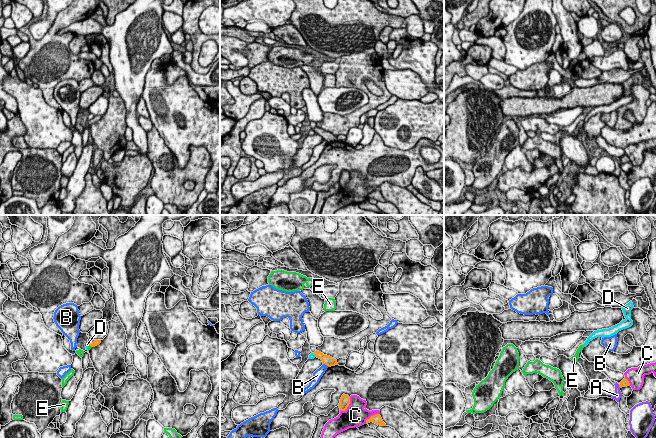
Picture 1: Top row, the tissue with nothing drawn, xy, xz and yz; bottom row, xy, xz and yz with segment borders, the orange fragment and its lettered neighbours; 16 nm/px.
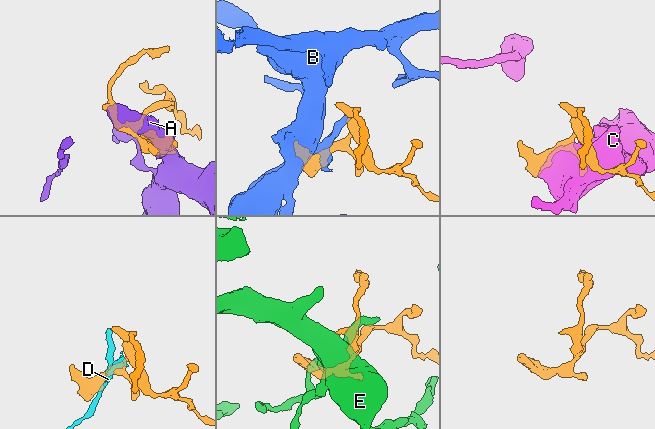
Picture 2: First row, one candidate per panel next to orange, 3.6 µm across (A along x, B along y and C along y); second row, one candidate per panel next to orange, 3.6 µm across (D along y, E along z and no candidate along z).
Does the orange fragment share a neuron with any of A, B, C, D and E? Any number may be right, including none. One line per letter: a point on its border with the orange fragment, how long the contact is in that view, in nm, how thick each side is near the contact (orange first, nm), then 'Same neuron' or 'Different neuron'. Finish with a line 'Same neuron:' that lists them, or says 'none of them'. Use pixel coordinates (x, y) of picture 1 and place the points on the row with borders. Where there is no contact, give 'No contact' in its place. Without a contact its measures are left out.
A: Touches orange at yz (619, 386). Shared border 70 nm. Thickness 130 nm (orange) against 120 nm. Different neuron
B: Touches orange at xz (326, 364). Shared border 110 nm. Thickness 160 nm (orange) against 140 nm. Different neuron
C: Touches orange at xz (348, 405). Shared border 280 nm. Thickness 160 nm (orange) against 360 nm. Different neuron
D: Touches orange at xz (314, 354). Shared border 80 nm. Thickness 160 nm (orange) against 90 nm. Different neuron
E: Touches orange at xy (90, 345). Shared border 70 nm. Thickness 90 nm (orange) against 60 nm. Same neuron
Same neuron: E

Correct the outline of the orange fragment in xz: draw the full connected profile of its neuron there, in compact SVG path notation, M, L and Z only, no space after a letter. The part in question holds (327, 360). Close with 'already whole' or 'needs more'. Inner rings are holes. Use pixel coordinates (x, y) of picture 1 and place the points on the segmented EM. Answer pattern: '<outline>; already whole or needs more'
M315 351L313 354L315 355L315 357L321 359L323 364L327 365L328 367L338 365L336 359L334 359L330 356L324 355L323 353L321 353L319 351Z; already whole

